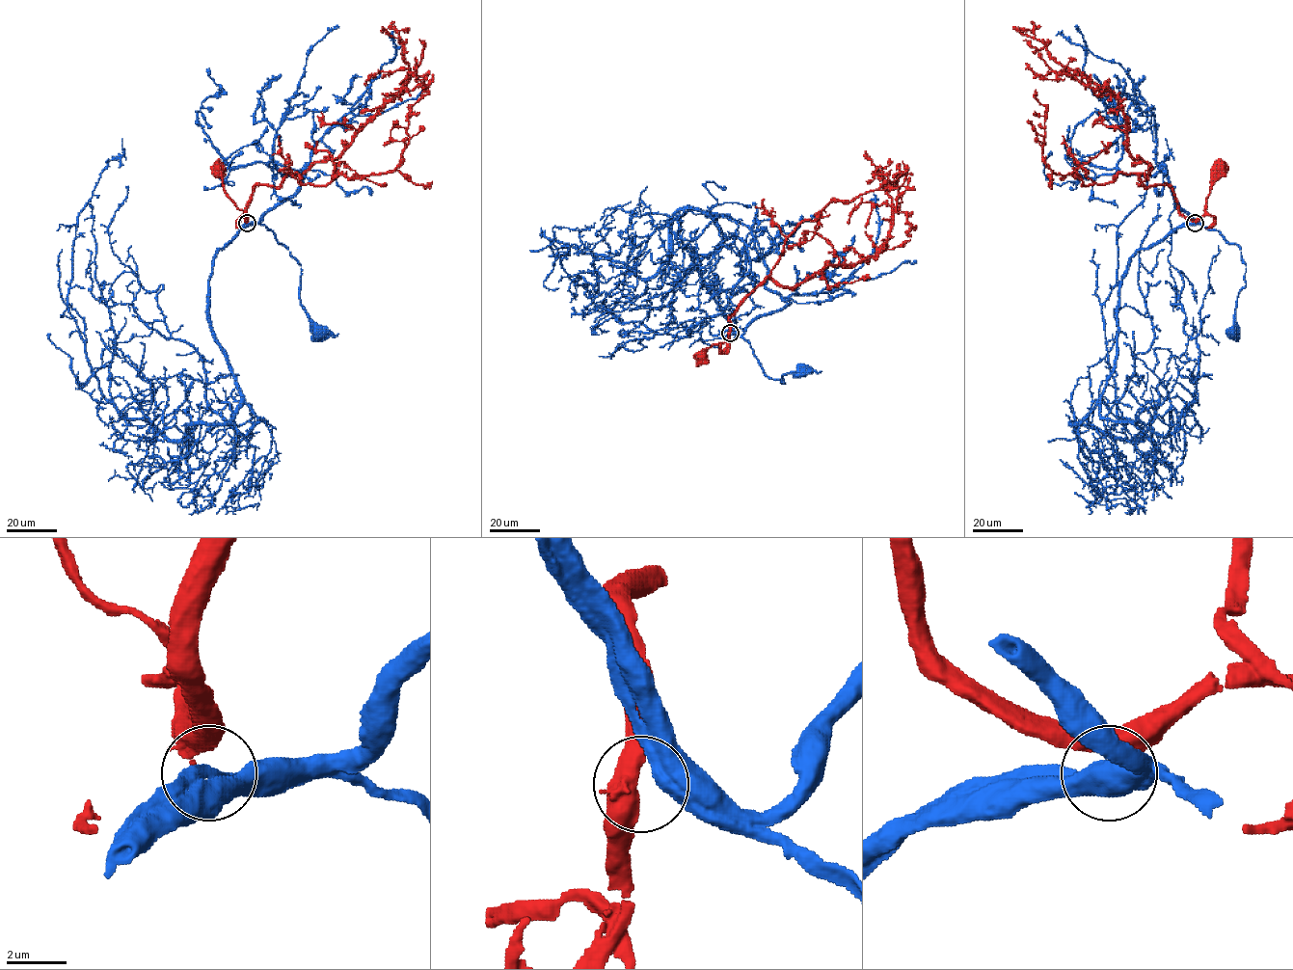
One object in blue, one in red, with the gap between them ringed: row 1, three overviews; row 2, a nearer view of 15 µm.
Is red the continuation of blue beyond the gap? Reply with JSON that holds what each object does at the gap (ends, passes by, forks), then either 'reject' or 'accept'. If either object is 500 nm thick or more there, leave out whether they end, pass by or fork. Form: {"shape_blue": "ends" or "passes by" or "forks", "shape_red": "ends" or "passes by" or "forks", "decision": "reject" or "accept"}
{"decision": "reject"}

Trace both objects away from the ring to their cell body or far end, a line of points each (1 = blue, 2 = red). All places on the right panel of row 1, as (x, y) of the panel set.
1: (1195, 223), (1217, 229), (1240, 249), (1246, 266), (1246, 285), (1237, 299), (1236, 331), (1233, 332)
2: (1195, 223), (1205, 213), (1205, 199), (1219, 176), (1220, 170)

